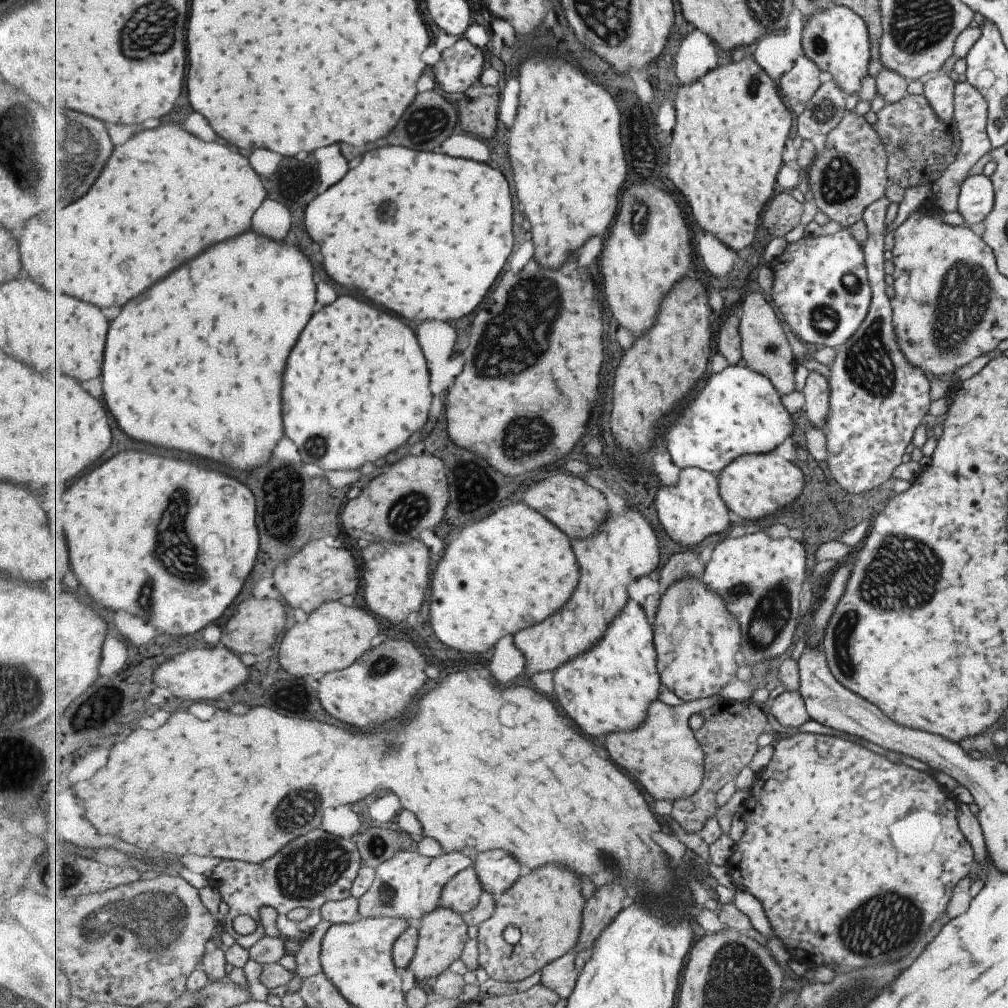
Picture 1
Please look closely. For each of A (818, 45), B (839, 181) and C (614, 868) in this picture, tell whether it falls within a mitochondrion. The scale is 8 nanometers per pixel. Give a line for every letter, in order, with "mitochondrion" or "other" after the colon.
A: mitochondrion
B: mitochondrion
C: mitochondrion

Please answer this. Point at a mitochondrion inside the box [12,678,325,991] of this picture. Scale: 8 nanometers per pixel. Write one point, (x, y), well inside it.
(160, 924)

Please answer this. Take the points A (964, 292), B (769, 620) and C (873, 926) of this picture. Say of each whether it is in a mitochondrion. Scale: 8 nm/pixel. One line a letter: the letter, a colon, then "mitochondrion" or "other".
A: mitochondrion
B: mitochondrion
C: mitochondrion

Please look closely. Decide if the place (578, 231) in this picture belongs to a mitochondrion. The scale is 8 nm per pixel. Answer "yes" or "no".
no

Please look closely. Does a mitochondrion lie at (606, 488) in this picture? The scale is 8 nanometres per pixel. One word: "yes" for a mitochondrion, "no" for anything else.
no

